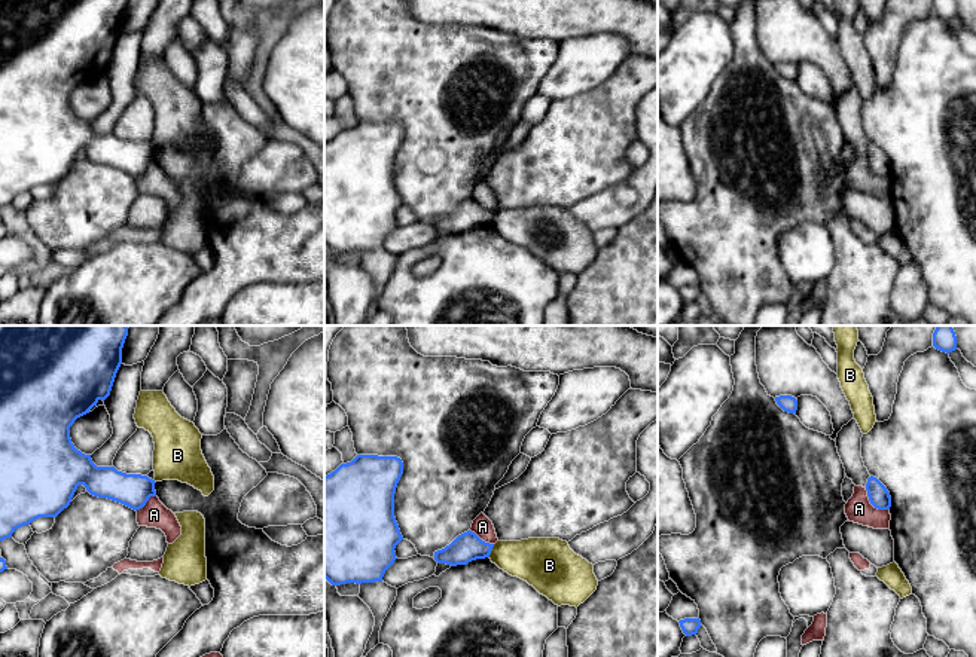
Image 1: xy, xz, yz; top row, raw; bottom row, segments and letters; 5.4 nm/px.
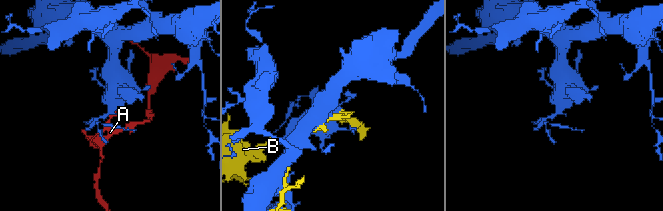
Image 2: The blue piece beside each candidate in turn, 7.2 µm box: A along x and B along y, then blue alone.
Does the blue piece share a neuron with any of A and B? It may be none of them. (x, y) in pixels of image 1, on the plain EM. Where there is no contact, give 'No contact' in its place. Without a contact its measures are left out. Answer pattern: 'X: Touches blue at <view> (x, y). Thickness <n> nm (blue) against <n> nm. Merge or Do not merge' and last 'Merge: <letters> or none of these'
A: Touches blue at yz (872, 171). Thickness 110 nm (blue) against 140 nm. Do not merge
B: Touches blue at xz (491, 216). Thickness 160 nm (blue) against 260 nm. Do not merge
Merge: none of these

